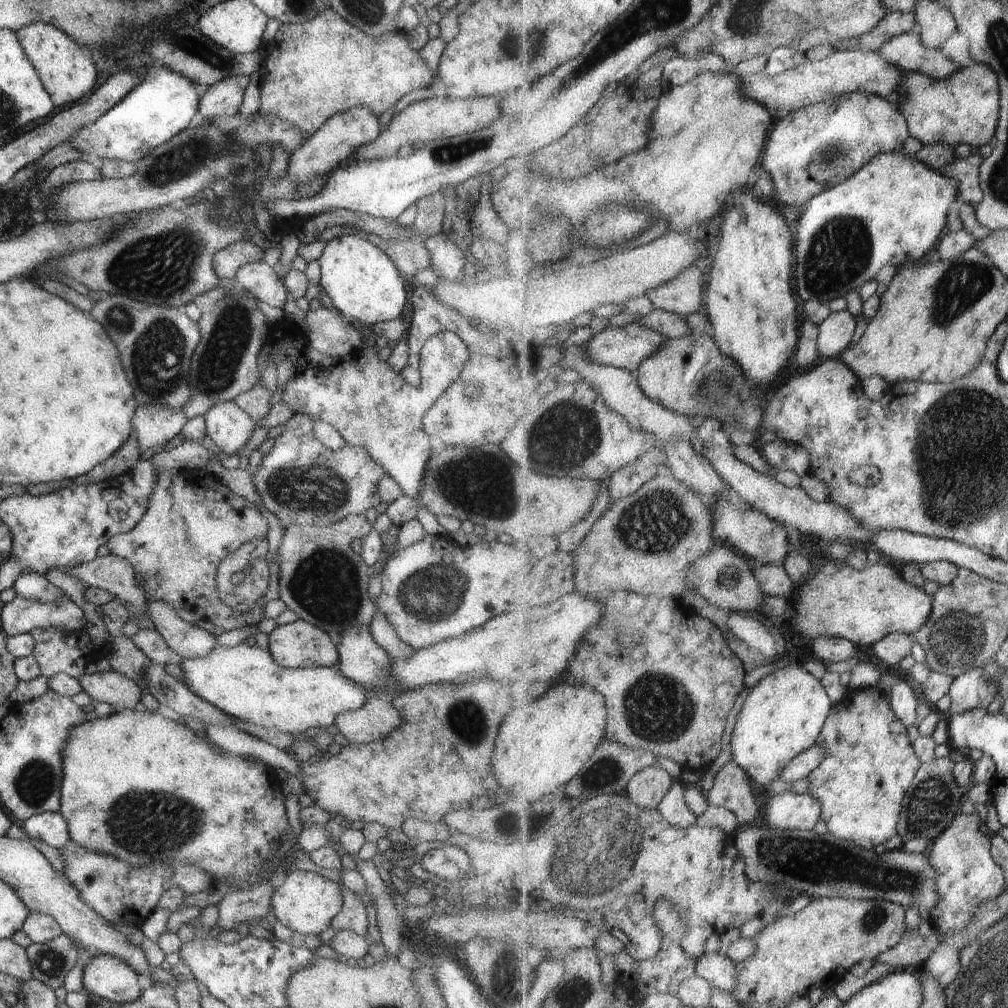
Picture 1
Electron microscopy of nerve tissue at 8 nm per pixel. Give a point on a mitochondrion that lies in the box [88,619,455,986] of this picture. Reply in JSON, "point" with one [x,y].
{"point":[141,823]}

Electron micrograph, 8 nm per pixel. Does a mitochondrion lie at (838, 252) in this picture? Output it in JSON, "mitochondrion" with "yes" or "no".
{"mitochondrion":"yes"}

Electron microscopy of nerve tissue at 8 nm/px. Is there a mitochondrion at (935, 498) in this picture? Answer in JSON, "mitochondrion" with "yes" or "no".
{"mitochondrion":"yes"}

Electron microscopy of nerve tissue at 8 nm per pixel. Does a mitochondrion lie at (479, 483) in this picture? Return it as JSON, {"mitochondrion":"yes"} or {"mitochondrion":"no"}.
{"mitochondrion":"yes"}

